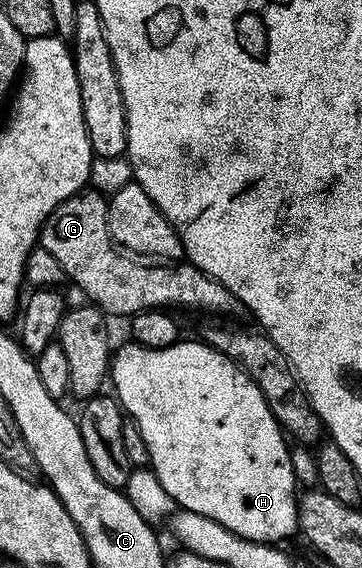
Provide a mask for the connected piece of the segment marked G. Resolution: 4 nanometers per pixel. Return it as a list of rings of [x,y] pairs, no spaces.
[[[82,190],[77,193],[77,195],[67,198],[63,203],[60,204],[50,214],[47,219],[45,219],[45,225],[41,228],[41,234],[39,237],[40,247],[43,247],[47,250],[47,254],[51,254],[51,258],[55,258],[55,262],[59,262],[59,266],[63,266],[66,277],[70,281],[74,280],[75,283],[81,287],[81,292],[85,295],[84,299],[88,303],[98,307],[102,312],[105,313],[106,317],[113,318],[113,316],[125,316],[124,318],[131,318],[136,314],[136,312],[143,312],[147,308],[160,308],[162,310],[168,309],[170,306],[168,304],[178,304],[181,308],[206,308],[209,312],[222,312],[225,316],[237,316],[242,315],[243,306],[239,302],[239,298],[235,298],[235,294],[231,294],[231,290],[227,290],[227,286],[223,286],[217,280],[213,280],[206,272],[199,271],[194,264],[188,262],[177,262],[172,266],[162,266],[160,263],[153,262],[153,264],[148,268],[148,263],[142,262],[140,259],[134,258],[132,255],[123,254],[120,247],[114,246],[111,243],[111,237],[107,231],[107,221],[109,218],[109,206],[106,200],[106,197],[102,193],[96,190]]]

